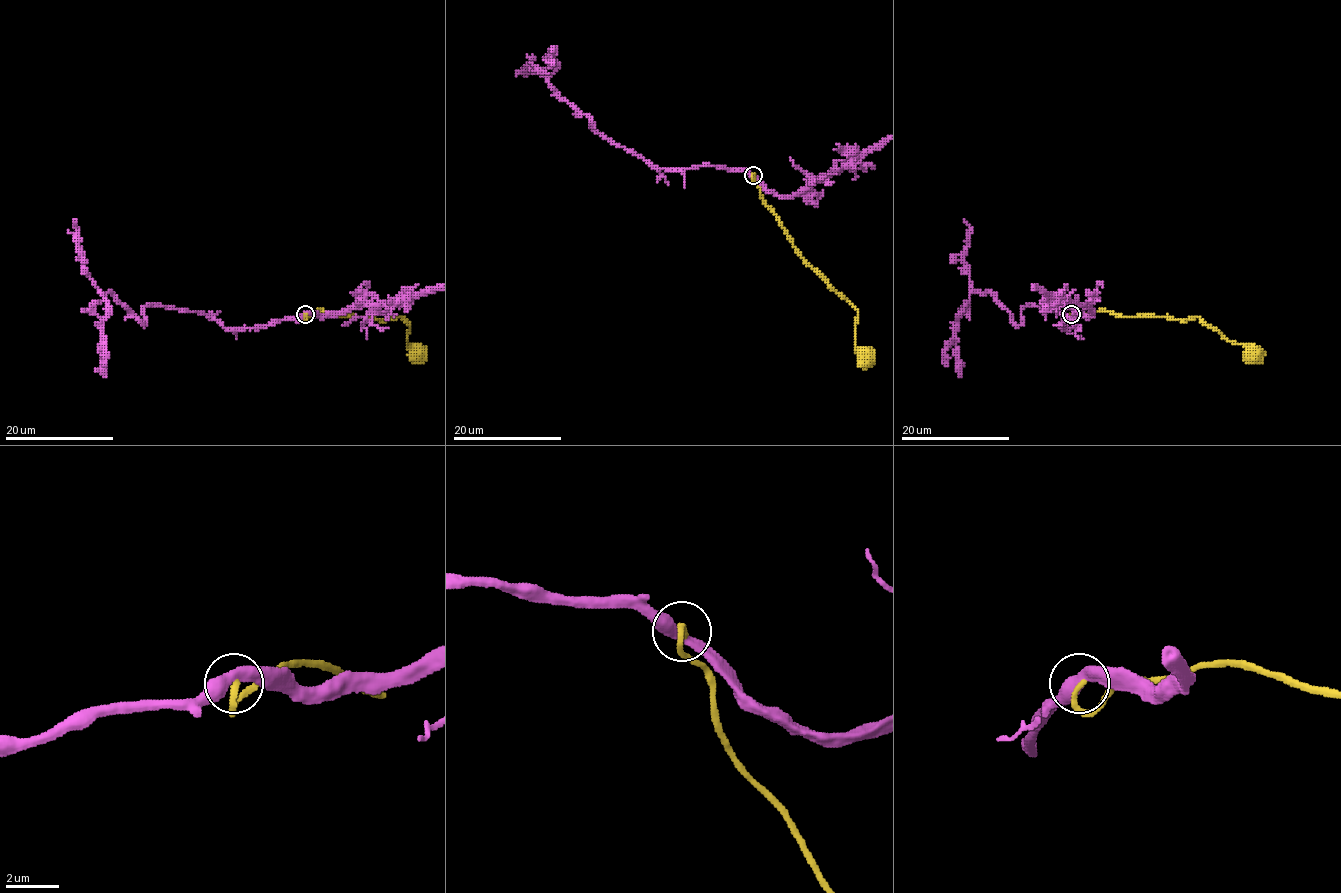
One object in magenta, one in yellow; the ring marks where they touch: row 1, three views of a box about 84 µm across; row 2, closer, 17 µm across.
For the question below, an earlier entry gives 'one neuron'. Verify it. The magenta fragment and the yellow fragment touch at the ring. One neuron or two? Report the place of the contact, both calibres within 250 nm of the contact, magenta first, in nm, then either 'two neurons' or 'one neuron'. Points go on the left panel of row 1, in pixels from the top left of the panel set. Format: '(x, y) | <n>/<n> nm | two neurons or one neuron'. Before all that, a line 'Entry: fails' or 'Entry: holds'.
Entry: holds
(305, 314) | 440/240 nm | one neuron

